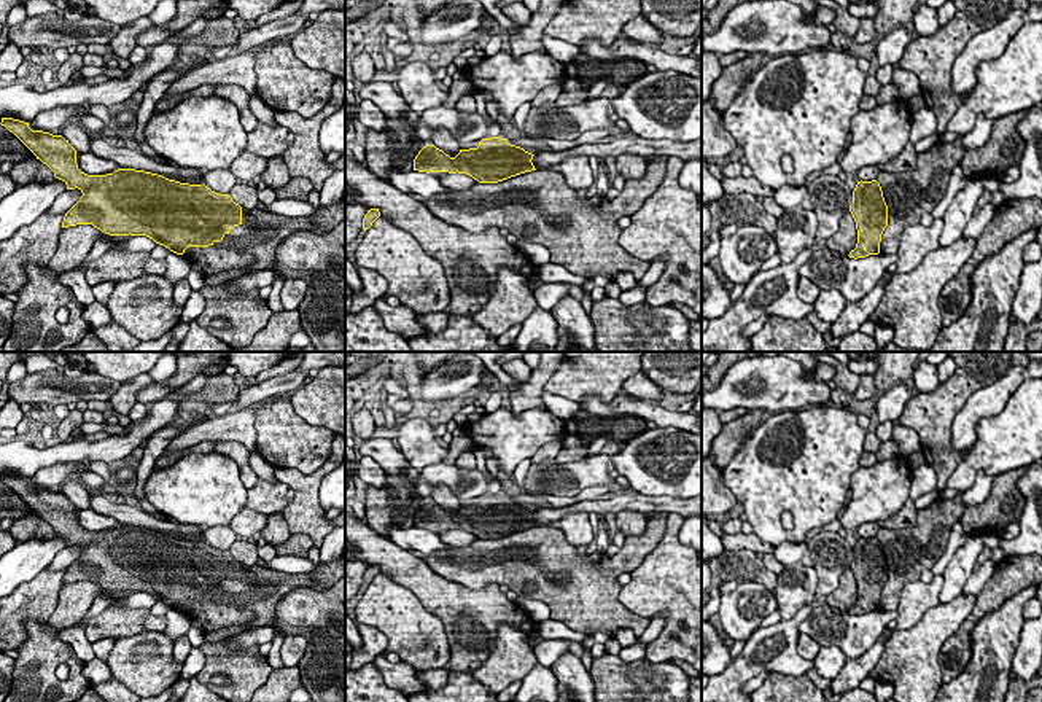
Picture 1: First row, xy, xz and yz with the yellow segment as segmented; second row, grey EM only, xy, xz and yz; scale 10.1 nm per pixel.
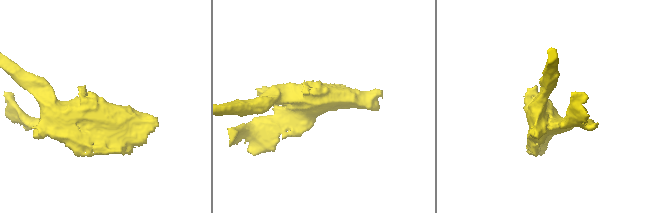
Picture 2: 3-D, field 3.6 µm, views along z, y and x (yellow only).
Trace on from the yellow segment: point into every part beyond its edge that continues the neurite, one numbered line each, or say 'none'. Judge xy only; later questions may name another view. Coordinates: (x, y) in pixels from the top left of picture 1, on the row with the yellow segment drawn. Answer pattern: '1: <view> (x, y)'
1: xy (260, 233)

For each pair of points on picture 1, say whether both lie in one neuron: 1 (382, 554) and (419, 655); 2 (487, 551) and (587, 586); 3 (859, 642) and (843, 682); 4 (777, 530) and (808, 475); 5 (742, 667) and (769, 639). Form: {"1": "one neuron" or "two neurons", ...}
{"1": "two neurons", "2": "one neuron", "3": "two neurons", "4": "one neuron", "5": "one neuron"}

